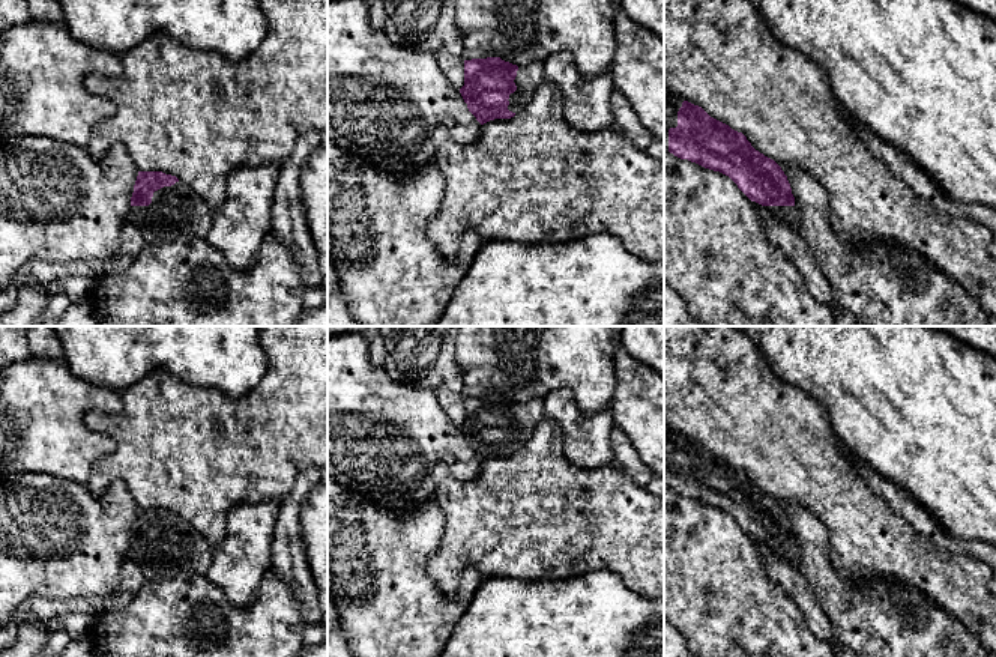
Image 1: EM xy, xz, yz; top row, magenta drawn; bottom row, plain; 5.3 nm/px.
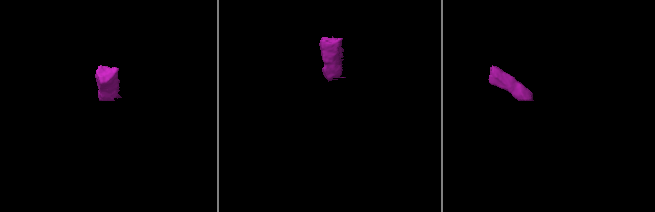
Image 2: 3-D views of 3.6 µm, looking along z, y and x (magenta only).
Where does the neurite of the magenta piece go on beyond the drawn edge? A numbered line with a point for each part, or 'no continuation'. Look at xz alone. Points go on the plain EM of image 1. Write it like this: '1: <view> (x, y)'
1: xz (528, 414)

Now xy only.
1: xy (176, 546)

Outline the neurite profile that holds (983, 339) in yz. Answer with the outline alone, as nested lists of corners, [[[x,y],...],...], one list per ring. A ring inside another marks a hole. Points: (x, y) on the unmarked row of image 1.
[[[934,326],[996,359],[996,326]]]

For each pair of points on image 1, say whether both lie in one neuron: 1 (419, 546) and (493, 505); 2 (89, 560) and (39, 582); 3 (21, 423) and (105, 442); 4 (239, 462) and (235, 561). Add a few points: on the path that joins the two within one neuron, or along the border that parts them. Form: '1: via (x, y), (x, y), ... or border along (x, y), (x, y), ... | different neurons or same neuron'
1: border along (436, 499), (443, 514), (443, 535), (425, 566) | different neurons
2: via (77, 560), (59, 563), (51, 570) | same neuron
3: via (42, 430), (59, 442), (84, 442) | same neuron
4: border along (272, 499), (238, 504), (227, 516), (223, 537) | different neurons

